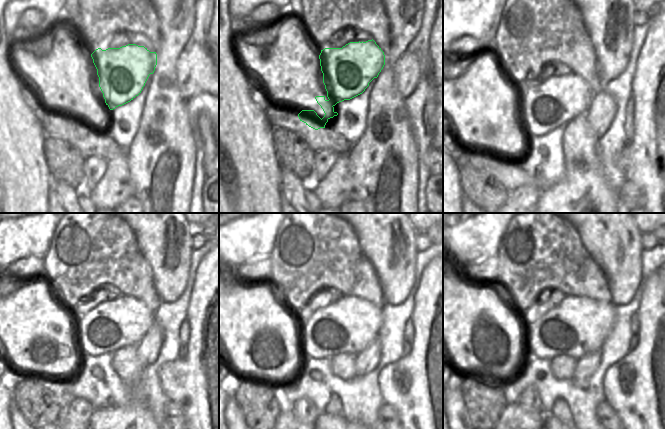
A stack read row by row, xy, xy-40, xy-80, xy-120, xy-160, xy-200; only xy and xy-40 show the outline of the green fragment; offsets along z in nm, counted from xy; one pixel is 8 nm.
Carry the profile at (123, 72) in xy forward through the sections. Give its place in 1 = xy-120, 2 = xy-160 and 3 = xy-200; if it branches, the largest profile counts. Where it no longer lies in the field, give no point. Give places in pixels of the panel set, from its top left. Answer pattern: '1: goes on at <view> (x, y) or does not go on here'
1: goes on at xy-120 (110, 326)
2: goes on at xy-160 (348, 326)
3: goes on at xy-200 (579, 326)

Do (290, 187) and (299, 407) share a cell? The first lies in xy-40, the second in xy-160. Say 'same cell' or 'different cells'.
different cells

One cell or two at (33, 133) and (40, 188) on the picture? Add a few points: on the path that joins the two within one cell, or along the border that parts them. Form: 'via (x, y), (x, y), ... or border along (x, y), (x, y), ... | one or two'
via (33, 147), (33, 174) | one

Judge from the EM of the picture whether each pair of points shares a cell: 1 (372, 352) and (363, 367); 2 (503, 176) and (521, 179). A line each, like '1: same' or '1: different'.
1: same
2: same

